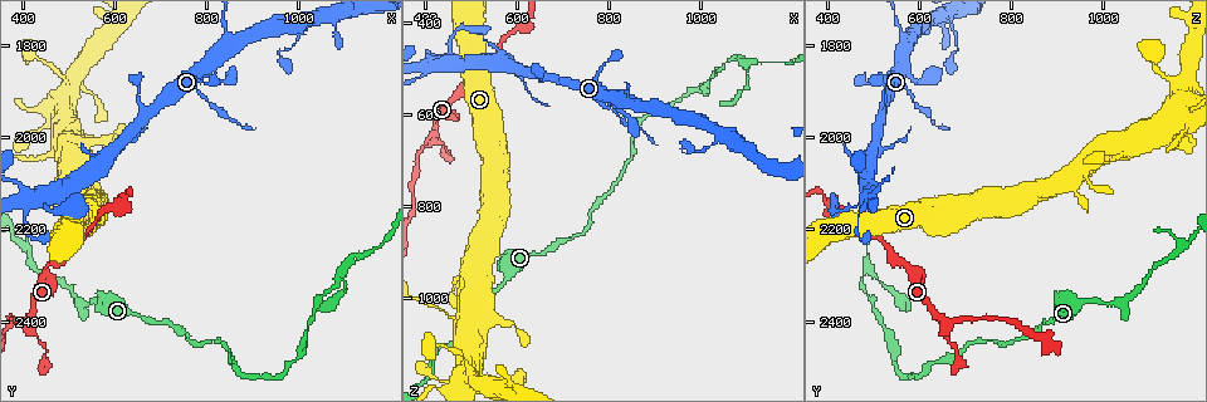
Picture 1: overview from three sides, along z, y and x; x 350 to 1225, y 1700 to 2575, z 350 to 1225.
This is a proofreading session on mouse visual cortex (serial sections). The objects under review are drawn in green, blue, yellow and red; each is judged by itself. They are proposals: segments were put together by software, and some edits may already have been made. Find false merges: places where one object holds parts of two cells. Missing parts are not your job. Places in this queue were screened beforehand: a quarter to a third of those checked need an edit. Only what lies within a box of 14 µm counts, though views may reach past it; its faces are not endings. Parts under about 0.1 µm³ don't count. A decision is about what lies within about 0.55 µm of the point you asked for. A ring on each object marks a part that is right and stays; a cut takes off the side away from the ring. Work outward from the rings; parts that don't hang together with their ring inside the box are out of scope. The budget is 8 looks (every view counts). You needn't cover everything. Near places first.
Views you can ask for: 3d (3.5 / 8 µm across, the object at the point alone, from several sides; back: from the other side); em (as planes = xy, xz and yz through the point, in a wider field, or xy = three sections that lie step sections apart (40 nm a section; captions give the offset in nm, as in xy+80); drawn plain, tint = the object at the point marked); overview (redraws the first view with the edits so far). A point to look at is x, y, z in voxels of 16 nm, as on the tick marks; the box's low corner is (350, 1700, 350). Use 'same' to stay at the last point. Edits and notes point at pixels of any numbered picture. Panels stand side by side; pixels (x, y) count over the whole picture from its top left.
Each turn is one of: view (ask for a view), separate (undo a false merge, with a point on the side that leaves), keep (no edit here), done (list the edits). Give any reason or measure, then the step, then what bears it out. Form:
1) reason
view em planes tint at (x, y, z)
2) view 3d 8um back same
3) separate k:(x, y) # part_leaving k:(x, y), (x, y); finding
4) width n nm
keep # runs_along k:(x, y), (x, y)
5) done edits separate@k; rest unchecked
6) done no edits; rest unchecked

calibre changes
view 3d 3.5um at (570, 2360, 970)

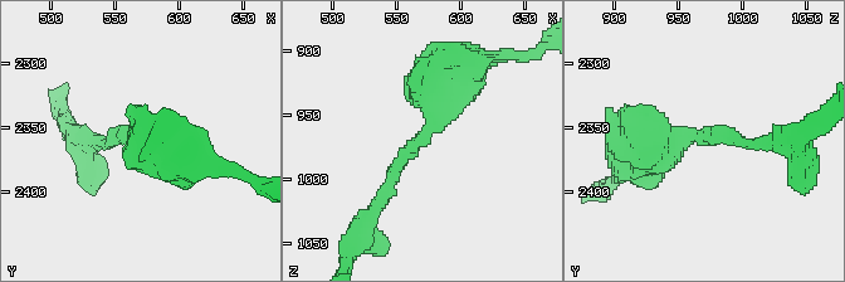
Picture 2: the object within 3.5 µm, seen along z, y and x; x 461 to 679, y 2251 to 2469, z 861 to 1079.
now the EM
view em xy step 1 tint at (576, 2356, 966)

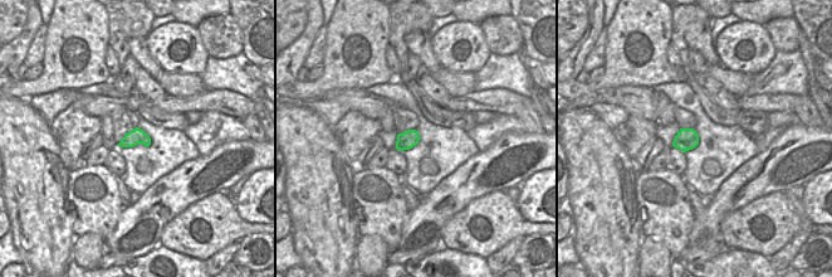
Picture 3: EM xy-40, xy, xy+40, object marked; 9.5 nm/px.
view em xy step 5 tint same

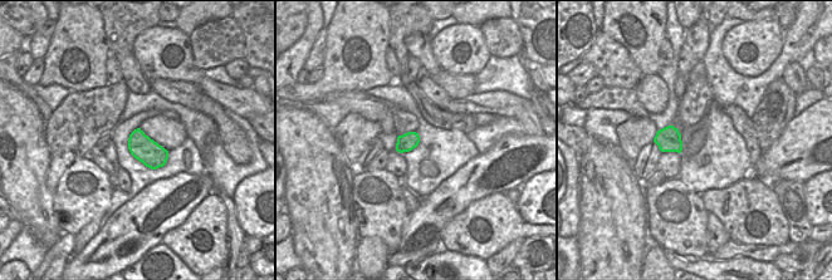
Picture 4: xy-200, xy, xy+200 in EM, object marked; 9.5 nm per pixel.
arm_widths 150, 500 nm
keep # runs_along 2:(469, 64), (380, 200); all the same cell

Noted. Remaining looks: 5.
view 3d 3.5um at (450, 2040, 1035)

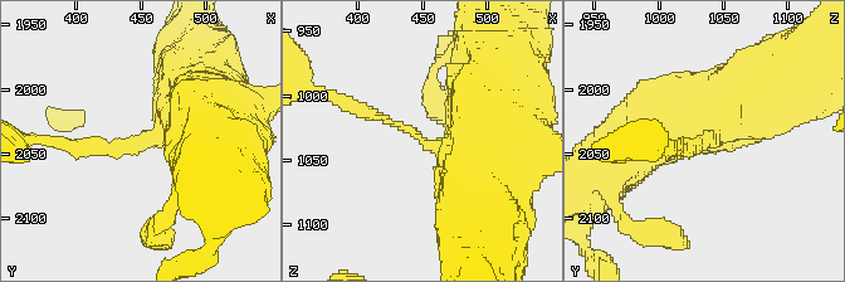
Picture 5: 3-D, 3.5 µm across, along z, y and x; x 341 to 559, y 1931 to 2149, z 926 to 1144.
need the tissue
view em xy step 2 tint at (454, 2036, 1038)

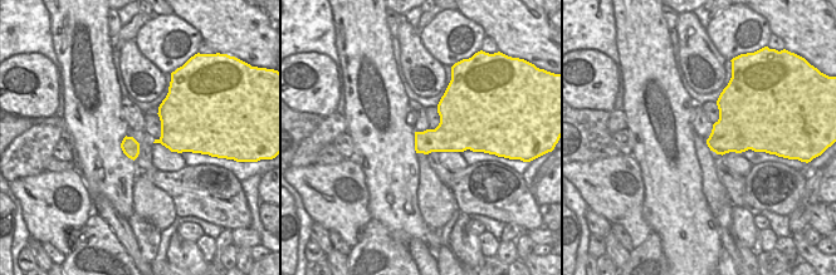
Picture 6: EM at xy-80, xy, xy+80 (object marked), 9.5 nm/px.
width 280 nm
keep # runs_along 5:(206, 115), (164, 137), (72, 149); continuous, no second cell

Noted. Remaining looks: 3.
a narrow waist
view 3d 3.5um at (1095, 2290, 485)

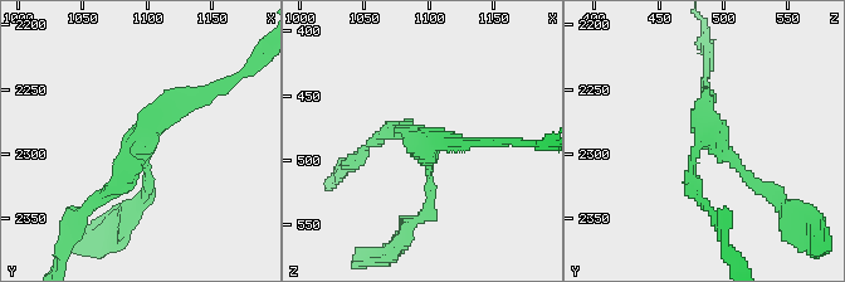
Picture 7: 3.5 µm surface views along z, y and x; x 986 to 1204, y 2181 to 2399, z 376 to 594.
arms 3; arm_widths 150, 150, 200 nm
view em xy step 5 tint at (1092, 2286, 488)

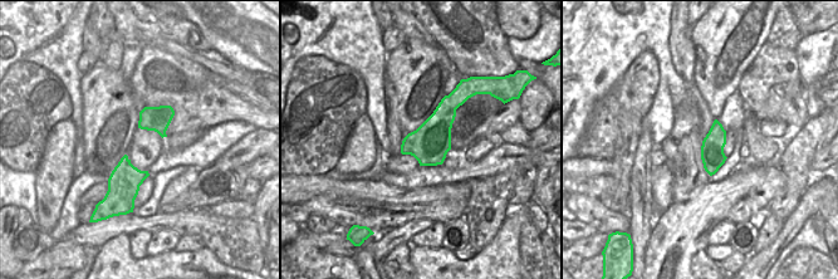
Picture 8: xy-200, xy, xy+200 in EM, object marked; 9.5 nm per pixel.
keep # all the same cell

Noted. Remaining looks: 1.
done no edits; rest unchecked

